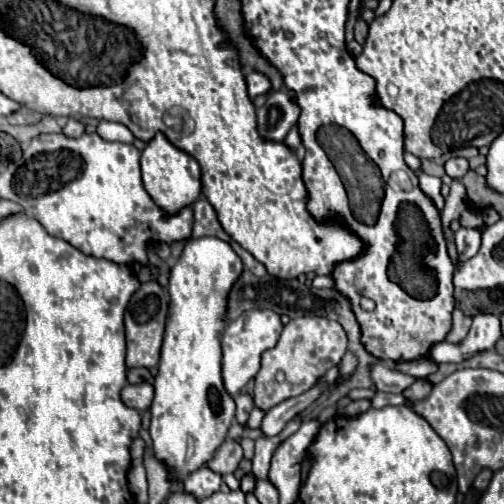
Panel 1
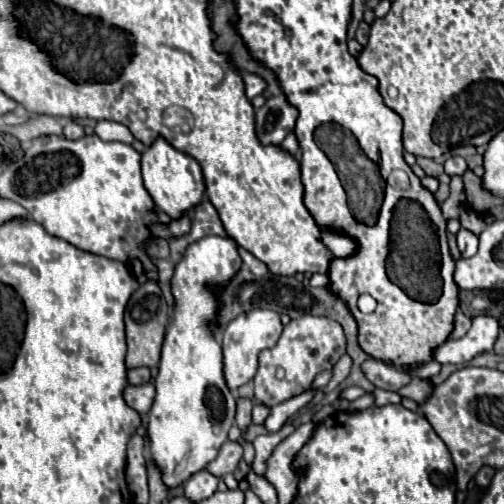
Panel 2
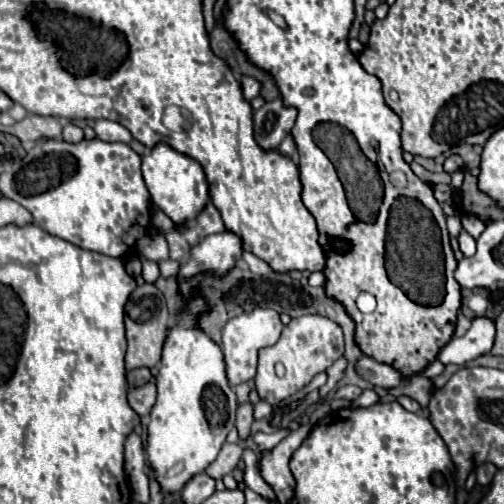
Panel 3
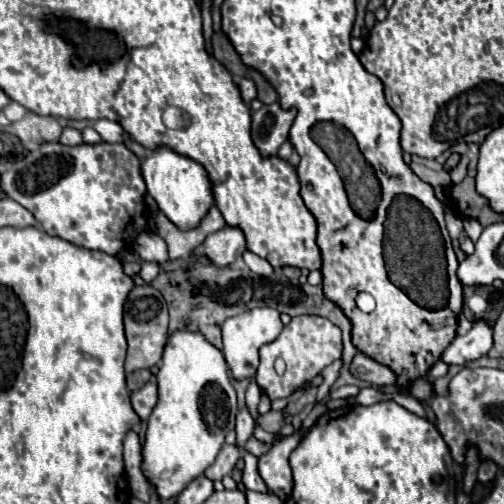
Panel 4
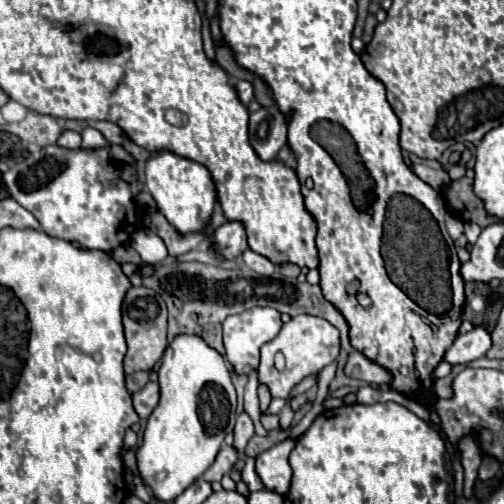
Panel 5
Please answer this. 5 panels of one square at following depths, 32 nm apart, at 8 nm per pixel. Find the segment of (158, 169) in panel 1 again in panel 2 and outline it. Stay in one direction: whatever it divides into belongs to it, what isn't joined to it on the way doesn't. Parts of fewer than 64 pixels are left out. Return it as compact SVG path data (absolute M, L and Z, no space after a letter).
M158 138L142 154L142 178L144 178L144 186L150 192L154 204L174 220L178 220L186 214L192 216L192 210L198 204L202 204L202 200L204 200L206 184L204 184L200 164L192 156L188 156L184 152L178 152L164 138Z

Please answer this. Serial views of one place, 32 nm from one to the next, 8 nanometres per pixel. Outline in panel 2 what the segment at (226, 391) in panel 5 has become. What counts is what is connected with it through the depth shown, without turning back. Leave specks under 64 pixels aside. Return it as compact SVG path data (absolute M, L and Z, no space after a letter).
M206 236L194 244L188 246L184 258L178 262L176 272L172 276L172 294L176 300L174 308L174 320L166 328L166 338L162 346L162 360L156 376L156 400L150 410L150 422L148 422L148 454L150 460L156 464L156 468L162 474L162 482L166 488L178 488L188 480L192 474L204 470L218 454L220 446L226 442L228 430L234 424L236 414L236 398L226 386L224 380L224 364L222 364L222 348L214 340L214 316L218 312L218 298L210 294L210 288L206 284L228 284L230 278L240 268L240 254L238 254L238 242L232 236Z

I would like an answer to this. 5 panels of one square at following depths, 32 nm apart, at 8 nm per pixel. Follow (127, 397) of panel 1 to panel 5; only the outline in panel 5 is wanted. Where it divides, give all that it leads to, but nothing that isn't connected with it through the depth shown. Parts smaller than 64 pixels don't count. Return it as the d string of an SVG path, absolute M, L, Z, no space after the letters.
M150 380L140 392L132 394L134 400L134 410L138 412L140 418L148 418L152 414L152 410L156 408L158 400L160 400L160 386L156 380Z

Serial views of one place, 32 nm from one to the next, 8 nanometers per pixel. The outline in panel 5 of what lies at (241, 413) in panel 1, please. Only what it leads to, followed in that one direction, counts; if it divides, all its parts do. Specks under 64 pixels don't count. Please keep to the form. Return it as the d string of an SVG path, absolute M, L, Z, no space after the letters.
M240 414L236 418L236 428L234 428L234 448L238 450L240 456L244 456L244 448L248 444L248 440L254 436L254 424L250 420L248 414Z

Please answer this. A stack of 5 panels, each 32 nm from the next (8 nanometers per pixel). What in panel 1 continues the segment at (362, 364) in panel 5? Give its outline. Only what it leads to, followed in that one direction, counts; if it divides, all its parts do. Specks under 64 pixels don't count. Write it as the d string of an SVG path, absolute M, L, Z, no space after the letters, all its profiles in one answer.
M376 362L370 366L370 378L378 390L392 394L400 394L404 388L408 388L414 382L410 374L404 374L384 362Z

